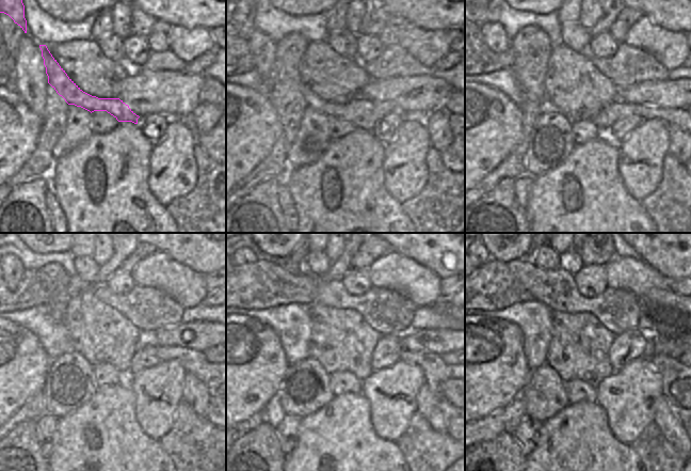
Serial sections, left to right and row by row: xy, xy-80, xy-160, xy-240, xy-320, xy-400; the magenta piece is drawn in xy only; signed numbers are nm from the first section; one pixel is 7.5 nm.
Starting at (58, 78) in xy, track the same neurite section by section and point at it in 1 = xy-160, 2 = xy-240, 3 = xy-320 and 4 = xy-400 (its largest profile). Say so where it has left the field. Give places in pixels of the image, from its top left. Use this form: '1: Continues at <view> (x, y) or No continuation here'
1: Continues at xy-160 (617, 109)
2: Continues at xy-240 (194, 362)
3: Continues at xy-320 (442, 379)
4: Continues at xy-400 (681, 385)

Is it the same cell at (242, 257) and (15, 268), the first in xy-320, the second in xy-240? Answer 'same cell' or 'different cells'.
same cell

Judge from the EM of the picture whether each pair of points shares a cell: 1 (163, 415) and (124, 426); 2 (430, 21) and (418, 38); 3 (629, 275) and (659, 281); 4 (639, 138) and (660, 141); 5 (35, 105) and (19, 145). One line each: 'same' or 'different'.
1: different
2: different
3: same
4: same
5: different

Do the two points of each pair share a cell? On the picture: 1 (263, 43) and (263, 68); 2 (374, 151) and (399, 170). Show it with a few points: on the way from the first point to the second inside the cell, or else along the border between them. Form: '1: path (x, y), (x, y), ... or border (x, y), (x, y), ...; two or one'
1: path (263, 49), (263, 62); one
2: border (385, 145), (385, 156), (383, 159), (384, 184); two

